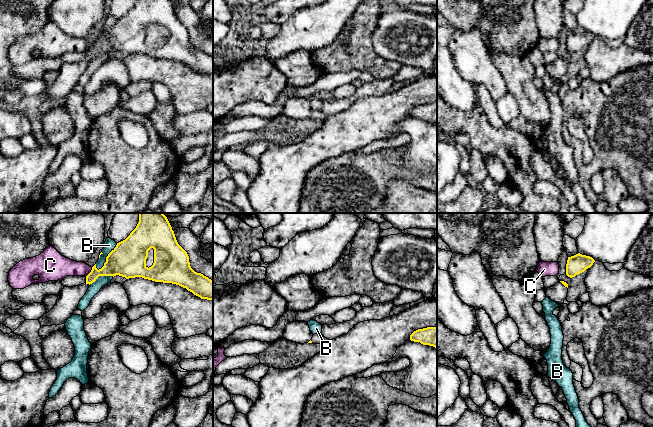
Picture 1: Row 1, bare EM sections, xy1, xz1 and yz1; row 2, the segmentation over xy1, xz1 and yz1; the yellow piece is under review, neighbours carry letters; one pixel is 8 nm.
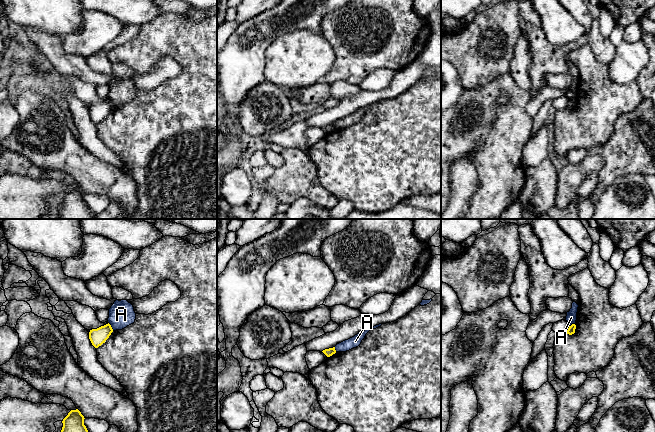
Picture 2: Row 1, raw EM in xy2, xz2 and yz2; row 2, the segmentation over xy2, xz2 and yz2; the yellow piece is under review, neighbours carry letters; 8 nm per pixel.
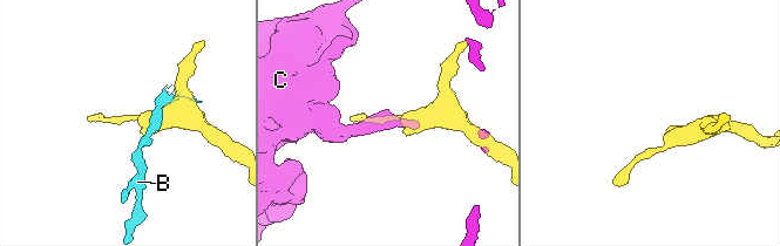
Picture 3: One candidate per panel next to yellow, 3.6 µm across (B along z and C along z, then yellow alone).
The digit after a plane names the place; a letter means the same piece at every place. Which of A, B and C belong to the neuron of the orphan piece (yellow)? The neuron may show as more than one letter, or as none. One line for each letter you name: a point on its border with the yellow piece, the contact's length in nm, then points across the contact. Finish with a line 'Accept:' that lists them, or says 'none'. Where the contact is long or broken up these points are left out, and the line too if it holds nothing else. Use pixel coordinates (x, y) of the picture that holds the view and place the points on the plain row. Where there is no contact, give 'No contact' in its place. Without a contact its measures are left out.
Accept: none

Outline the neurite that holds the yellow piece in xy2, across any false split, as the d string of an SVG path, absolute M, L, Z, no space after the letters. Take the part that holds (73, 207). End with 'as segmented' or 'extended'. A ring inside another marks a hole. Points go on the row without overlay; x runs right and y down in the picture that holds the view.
M78 185L71 186L62 197L60 219L97 219L84 201L84 195Z; as segmented

